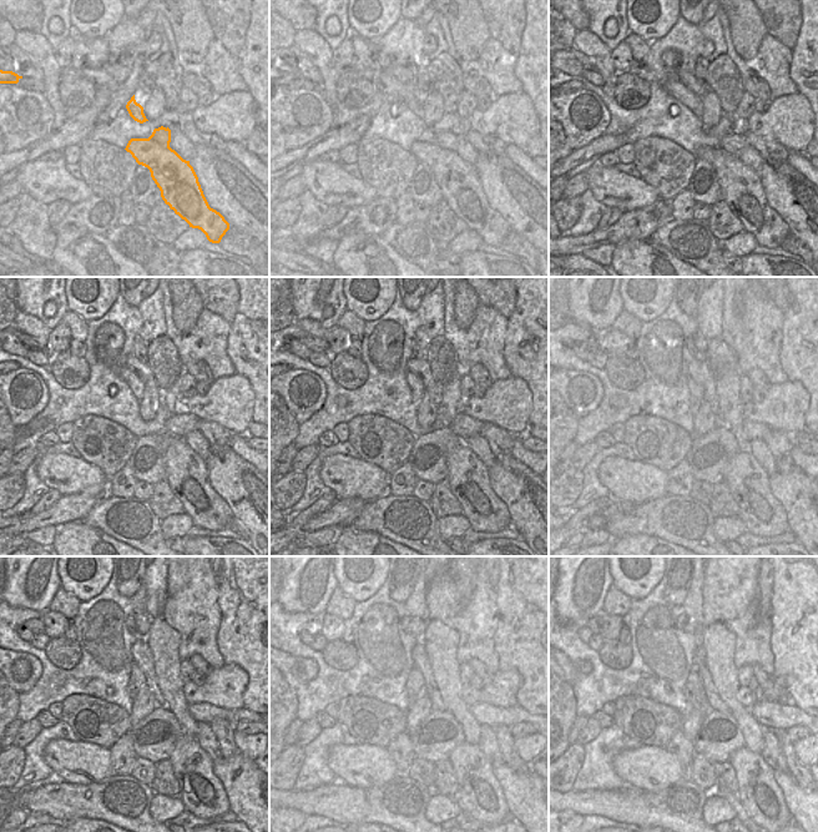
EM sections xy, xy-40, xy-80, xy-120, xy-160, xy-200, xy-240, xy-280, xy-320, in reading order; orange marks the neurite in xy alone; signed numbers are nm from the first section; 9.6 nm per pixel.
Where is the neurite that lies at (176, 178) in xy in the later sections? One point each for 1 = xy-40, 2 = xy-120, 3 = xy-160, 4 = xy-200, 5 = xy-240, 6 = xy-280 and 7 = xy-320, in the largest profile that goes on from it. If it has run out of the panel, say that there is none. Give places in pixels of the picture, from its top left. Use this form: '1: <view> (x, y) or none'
1: xy-40 (458, 180)
2: xy-120 (186, 473)
3: xy-160 (468, 477)
4: xy-200 (748, 483)
5: xy-240 (202, 793)
6: xy-280 (480, 796)
7: xy-320 (760, 795)

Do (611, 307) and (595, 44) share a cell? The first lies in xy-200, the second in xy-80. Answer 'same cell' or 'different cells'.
different cells

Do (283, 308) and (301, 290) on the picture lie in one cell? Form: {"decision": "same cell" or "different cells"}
{"decision": "different cells"}

